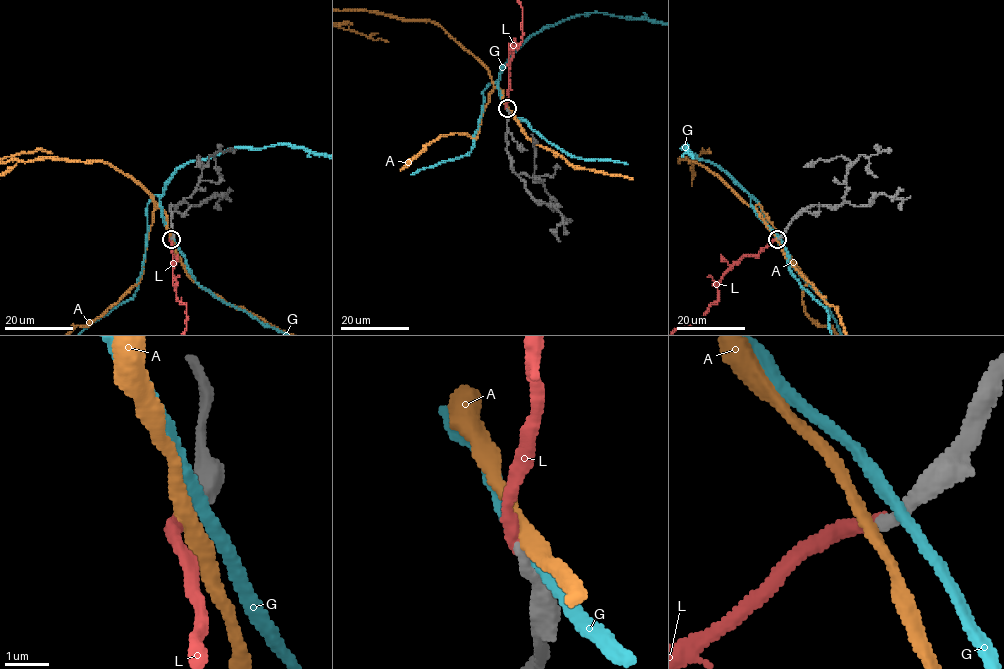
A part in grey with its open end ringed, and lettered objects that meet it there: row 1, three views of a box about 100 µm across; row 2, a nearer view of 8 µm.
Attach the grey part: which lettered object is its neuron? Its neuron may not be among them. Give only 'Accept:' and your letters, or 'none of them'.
Accept: L

